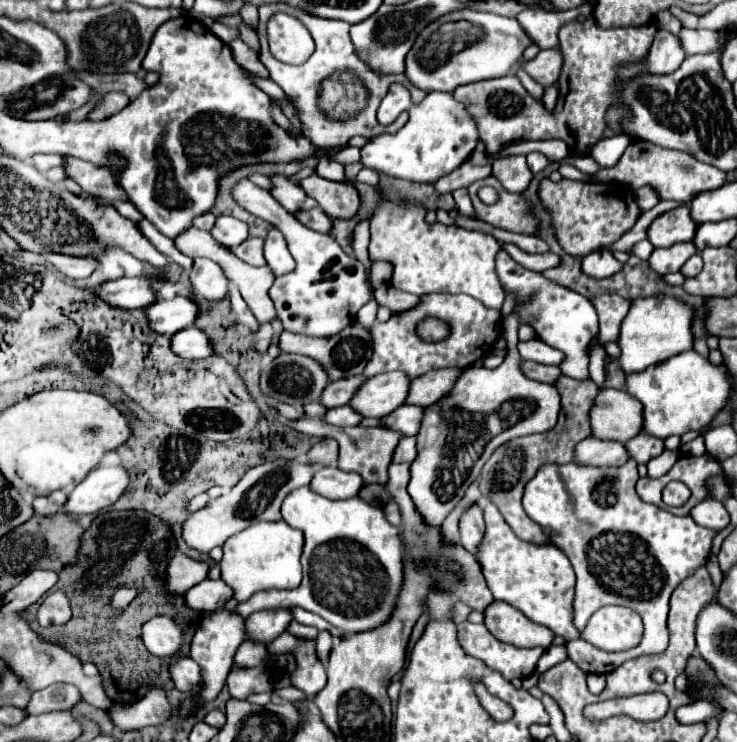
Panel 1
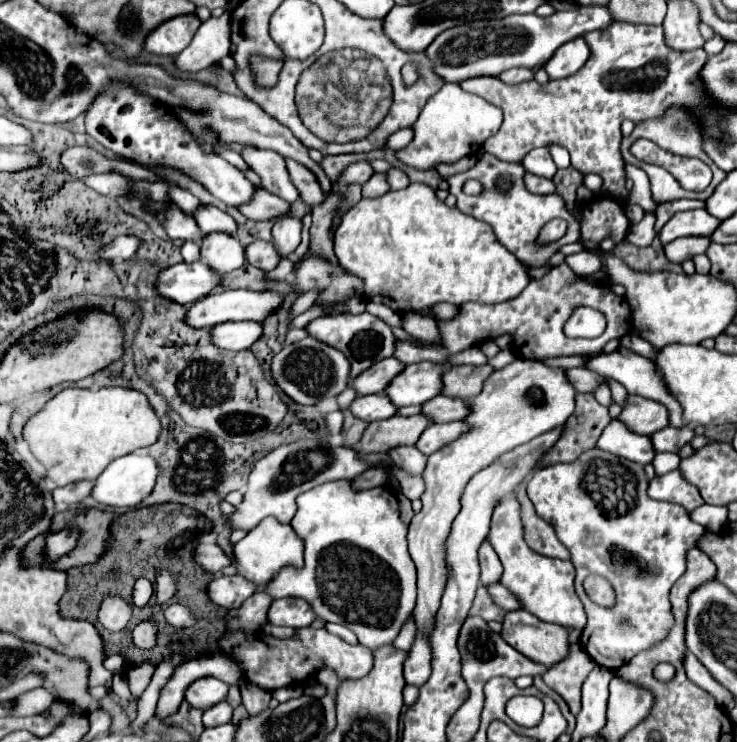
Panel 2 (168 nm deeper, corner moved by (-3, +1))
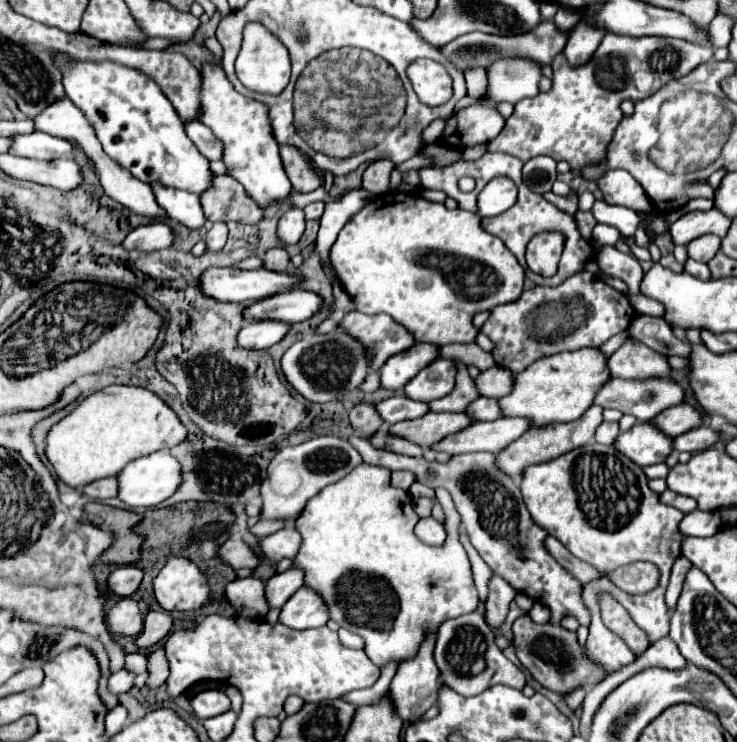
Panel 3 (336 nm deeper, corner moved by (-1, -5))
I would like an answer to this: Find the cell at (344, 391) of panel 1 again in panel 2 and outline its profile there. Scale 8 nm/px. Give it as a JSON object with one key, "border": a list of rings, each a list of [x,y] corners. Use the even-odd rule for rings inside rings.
{"border":[[[387,358],[387,360],[381,360],[379,364],[373,364],[367,372],[363,372],[361,376],[357,376],[355,380],[349,382],[351,388],[355,388],[359,392],[359,396],[365,396],[365,394],[377,394],[377,392],[383,392],[391,380],[403,372],[405,364],[397,358]]]}

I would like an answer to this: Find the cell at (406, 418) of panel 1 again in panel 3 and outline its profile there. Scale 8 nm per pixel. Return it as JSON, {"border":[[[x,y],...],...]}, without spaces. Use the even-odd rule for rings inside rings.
{"border":[[[477,398],[467,406],[465,412],[477,420],[497,420],[501,416],[497,400],[493,398]]]}

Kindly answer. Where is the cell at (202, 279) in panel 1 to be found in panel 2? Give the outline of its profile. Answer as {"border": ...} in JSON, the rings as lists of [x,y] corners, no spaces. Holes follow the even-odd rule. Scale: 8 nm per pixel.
{"border":[[[211,232],[201,242],[201,258],[215,268],[215,272],[229,274],[245,264],[245,246],[235,236],[225,232]]]}

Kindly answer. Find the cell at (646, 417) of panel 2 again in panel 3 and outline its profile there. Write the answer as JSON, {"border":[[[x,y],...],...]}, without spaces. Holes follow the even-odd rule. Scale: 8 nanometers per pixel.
{"border":[[[681,404],[681,406],[673,406],[669,410],[663,410],[661,414],[657,414],[657,418],[653,418],[653,424],[669,438],[675,438],[695,426],[701,424],[701,410],[689,406],[689,404]]]}

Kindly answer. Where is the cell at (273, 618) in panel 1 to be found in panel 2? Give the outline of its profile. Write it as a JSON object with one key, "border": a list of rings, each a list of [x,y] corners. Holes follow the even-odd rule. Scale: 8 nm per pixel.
{"border":[[[279,598],[271,604],[271,612],[269,612],[269,622],[279,626],[291,626],[291,628],[311,626],[315,618],[317,614],[303,598]]]}

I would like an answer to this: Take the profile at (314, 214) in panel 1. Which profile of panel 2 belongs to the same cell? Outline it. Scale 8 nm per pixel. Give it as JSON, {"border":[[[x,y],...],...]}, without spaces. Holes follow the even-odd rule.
{"border":[[[257,188],[247,204],[237,206],[237,210],[249,220],[271,220],[283,214],[289,214],[289,202],[283,202],[279,196]]]}

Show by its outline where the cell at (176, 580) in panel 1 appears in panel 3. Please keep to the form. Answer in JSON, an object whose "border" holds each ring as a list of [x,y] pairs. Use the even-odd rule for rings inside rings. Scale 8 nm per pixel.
{"border":[[[227,540],[219,550],[219,558],[233,570],[239,570],[239,568],[253,570],[259,564],[259,558],[255,556],[255,552],[241,540]]]}

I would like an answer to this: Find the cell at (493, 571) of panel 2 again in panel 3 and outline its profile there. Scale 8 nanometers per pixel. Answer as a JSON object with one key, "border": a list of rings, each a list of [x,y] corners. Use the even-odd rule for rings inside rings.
{"border":[[[491,576],[489,580],[489,594],[485,600],[485,618],[491,626],[499,626],[509,610],[509,602],[515,598],[515,590],[501,578],[501,576]]]}

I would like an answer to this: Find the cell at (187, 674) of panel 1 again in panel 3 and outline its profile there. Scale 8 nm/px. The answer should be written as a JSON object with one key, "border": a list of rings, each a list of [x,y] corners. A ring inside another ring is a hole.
{"border":[[[203,690],[191,698],[193,712],[199,720],[213,718],[231,708],[231,700],[223,690]]]}

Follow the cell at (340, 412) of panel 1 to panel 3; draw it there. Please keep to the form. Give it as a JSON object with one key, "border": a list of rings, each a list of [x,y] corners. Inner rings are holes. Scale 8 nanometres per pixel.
{"border":[[[391,396],[375,406],[377,406],[377,414],[381,414],[381,418],[385,418],[387,424],[401,422],[401,420],[413,420],[429,412],[429,406],[425,402],[415,402],[405,396]]]}

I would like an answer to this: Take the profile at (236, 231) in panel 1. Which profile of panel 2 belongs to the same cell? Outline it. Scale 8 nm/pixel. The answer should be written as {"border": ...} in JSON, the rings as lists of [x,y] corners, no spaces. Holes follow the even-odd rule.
{"border":[[[201,204],[195,212],[193,212],[193,218],[195,222],[199,224],[199,228],[205,232],[205,234],[211,234],[211,232],[227,232],[227,234],[235,234],[235,220],[231,216],[227,216],[227,212],[215,208],[215,206],[209,206],[209,204]]]}

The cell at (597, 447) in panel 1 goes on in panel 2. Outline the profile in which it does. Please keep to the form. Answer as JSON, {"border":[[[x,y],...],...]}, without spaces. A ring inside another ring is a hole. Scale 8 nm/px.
{"border":[[[613,420],[603,430],[597,446],[615,456],[625,456],[627,460],[643,464],[643,466],[649,464],[653,460],[653,456],[657,454],[651,444],[651,436],[641,436],[641,434],[629,432],[629,428],[619,420]]]}

